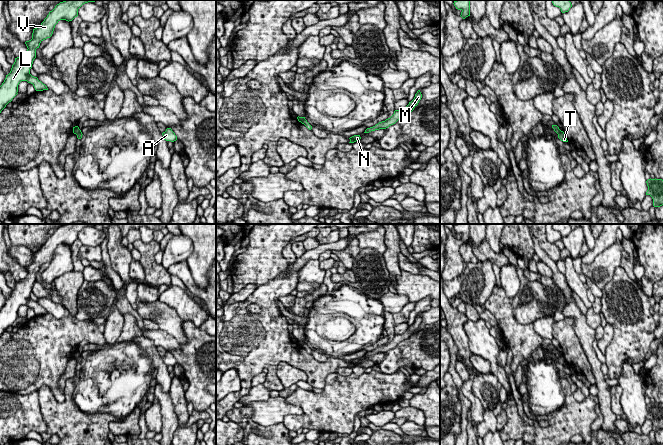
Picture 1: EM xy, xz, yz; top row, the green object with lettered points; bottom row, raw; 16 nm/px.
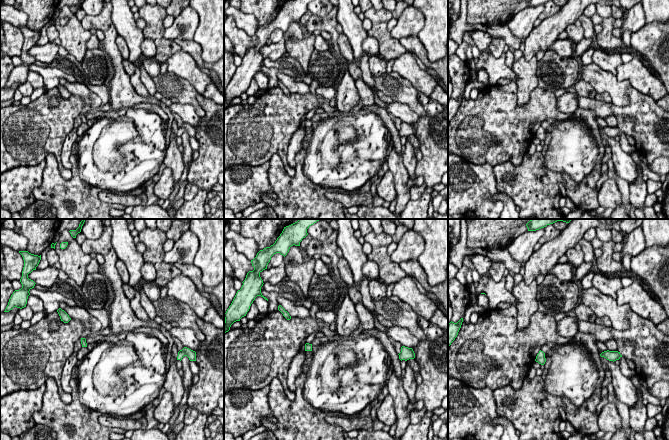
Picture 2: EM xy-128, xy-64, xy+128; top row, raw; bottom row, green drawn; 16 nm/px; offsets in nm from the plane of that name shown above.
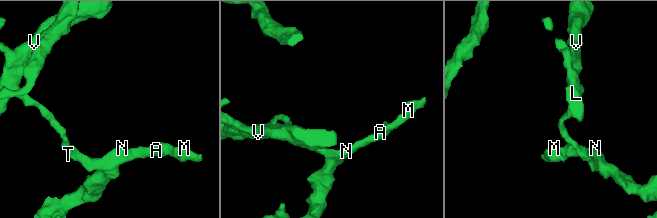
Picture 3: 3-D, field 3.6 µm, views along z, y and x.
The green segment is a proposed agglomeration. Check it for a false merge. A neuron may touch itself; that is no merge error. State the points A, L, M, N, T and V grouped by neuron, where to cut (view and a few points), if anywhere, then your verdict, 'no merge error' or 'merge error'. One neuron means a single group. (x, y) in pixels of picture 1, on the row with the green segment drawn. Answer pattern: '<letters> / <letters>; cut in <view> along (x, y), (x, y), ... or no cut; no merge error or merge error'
A M N T / L V; cut in xy along (81, 132), (76, 134); merge error

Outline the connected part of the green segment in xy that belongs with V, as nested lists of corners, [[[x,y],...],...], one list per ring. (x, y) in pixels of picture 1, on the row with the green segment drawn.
[[[65,0],[55,6],[49,12],[40,26],[33,29],[32,39],[26,41],[27,52],[15,58],[11,71],[2,85],[0,86],[0,113],[6,105],[18,94],[18,85],[21,81],[31,83],[36,91],[48,90],[47,86],[30,74],[30,69],[36,58],[36,49],[40,43],[50,38],[53,34],[55,25],[60,20],[72,21],[78,16],[78,9],[85,3],[95,2],[96,0]]]

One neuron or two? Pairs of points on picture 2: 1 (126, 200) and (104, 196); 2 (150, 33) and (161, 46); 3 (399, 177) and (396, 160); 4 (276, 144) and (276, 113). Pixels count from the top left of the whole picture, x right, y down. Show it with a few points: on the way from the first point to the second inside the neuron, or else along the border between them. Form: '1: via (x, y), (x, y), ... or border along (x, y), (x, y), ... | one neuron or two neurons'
1: via (121, 199), (109, 197) | one neuron
2: via (153, 35), (161, 43) | one neuron
3: via (399, 173), (396, 164) | one neuron
4: via (276, 136), (276, 121) | one neuron

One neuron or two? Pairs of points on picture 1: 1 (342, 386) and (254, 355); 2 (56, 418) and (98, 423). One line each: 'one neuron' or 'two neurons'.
1: two neurons
2: one neuron

